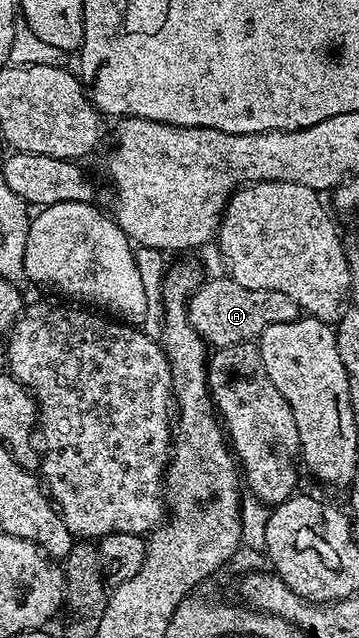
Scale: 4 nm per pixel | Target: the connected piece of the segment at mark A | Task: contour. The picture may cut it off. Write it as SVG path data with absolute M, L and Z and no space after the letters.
M227 277L209 278L201 282L188 300L190 325L205 343L216 349L259 340L260 334L270 329L270 325L282 325L301 318L301 315L300 306L290 301L286 293L270 289L246 289Z

